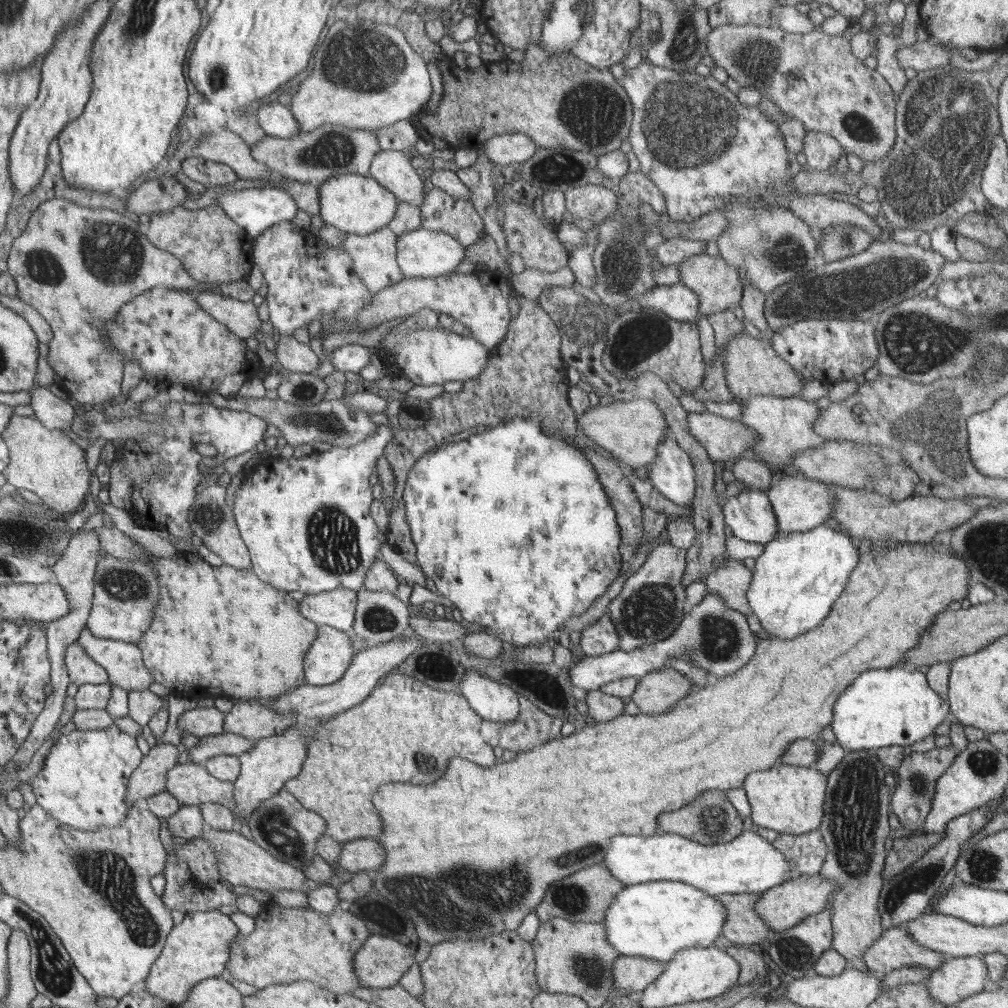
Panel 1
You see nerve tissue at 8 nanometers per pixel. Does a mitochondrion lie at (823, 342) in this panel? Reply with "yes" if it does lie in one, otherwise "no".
no

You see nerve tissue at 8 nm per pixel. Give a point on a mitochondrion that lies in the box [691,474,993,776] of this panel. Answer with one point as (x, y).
(722, 637)

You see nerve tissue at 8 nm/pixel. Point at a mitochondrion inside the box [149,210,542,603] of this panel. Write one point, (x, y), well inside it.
(332, 534)

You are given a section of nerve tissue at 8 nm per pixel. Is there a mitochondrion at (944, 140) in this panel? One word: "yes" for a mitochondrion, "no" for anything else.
yes

